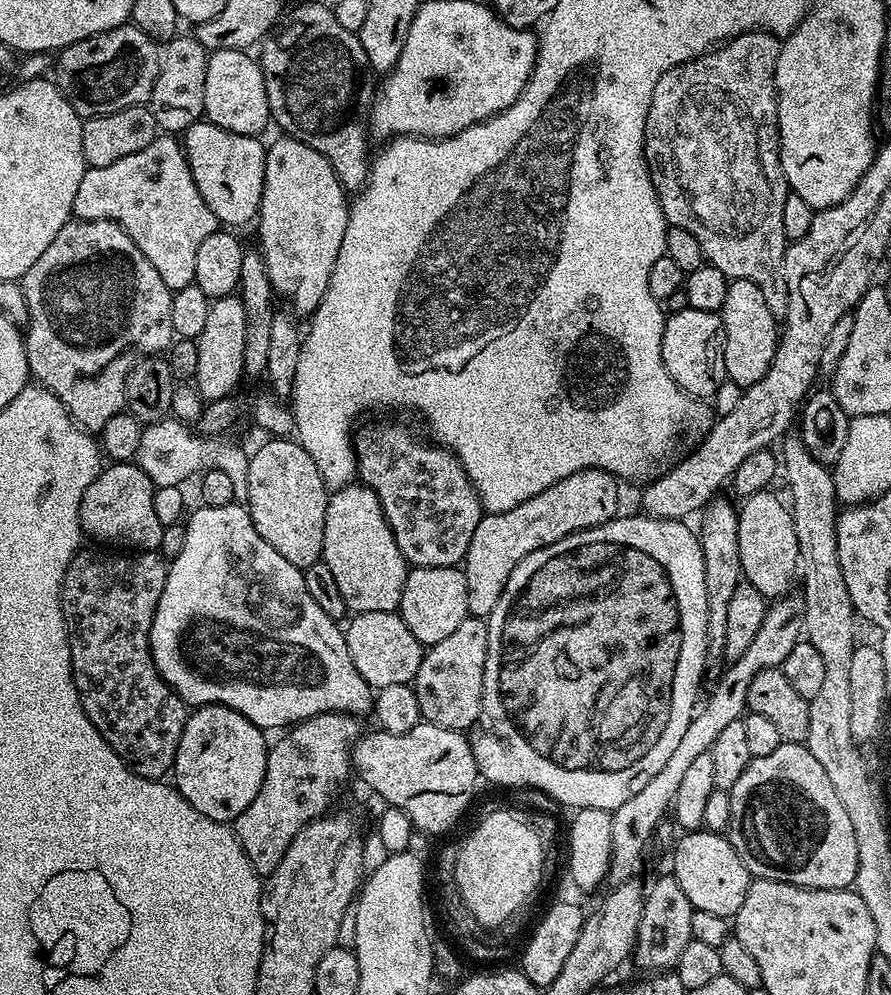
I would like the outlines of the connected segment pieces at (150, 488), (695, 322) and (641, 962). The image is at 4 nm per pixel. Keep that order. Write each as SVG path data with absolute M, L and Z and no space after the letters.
M112 462L101 467L94 482L86 486L86 494L82 494L81 529L96 540L105 540L108 546L125 544L128 550L159 549L165 525L154 514L156 490L152 479L135 462Z
M690 307L671 313L664 321L662 362L683 392L697 398L715 397L718 386L726 383L724 324L719 315Z
M665 874L661 880L656 880L647 889L644 897L644 913L636 939L634 961L640 968L652 968L648 970L668 970L675 965L677 958L686 950L691 942L690 914L693 911L690 898L682 894L682 886L678 886L676 877Z

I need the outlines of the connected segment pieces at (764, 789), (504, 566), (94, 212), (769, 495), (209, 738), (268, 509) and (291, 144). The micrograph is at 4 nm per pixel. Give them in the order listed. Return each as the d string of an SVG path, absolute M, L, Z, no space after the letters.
M782 742L778 750L773 750L771 754L754 756L746 770L742 770L742 778L734 782L728 797L730 822L726 835L738 858L742 858L753 877L786 882L799 888L822 890L851 889L855 885L858 874L858 838L854 838L854 826L826 770L822 770L822 762L810 754L807 743Z
M587 468L562 478L562 482L554 482L554 486L546 486L542 494L518 502L512 510L481 515L462 565L469 613L487 614L498 606L498 598L502 598L502 590L510 574L514 574L514 566L518 566L526 554L534 554L534 550L542 550L542 546L550 546L575 532L615 520L621 511L619 486L612 473Z
M160 134L146 150L138 150L138 154L130 154L121 158L111 166L88 168L82 174L82 182L78 182L78 194L74 194L72 214L78 220L112 220L146 254L150 266L162 274L162 282L170 289L181 288L195 281L194 261L198 259L198 246L202 246L205 238L218 231L218 221L214 210L206 206L198 186L194 182L194 174L190 172L188 159L184 153L183 143L172 134Z
M765 490L743 497L738 511L738 558L742 562L743 579L765 598L789 595L800 568L798 534L789 505L785 501L783 504L772 490Z
M206 704L197 707L191 713L182 730L182 738L178 742L176 762L174 765L174 787L177 792L198 810L198 814L206 814L219 824L236 821L254 802L258 790L262 790L262 778L266 778L266 758L268 757L269 741L264 741L265 729L254 726L250 718L238 714L238 710L230 710L221 704Z
M268 438L268 441L255 453L249 455L249 500L246 511L252 517L256 527L256 535L269 544L272 552L282 554L286 562L295 568L305 569L321 563L324 554L324 523L326 522L326 506L329 489L324 486L322 474L318 474L318 466L314 466L314 458L310 458L307 447L292 438Z
M287 134L279 138L267 145L264 154L258 247L264 253L273 293L289 300L297 313L311 314L322 302L334 274L342 234L346 234L350 200L330 162L318 150Z

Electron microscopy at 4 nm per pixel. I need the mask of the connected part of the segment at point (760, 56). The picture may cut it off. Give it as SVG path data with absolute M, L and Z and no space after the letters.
M767 30L744 32L734 36L723 46L709 51L703 56L676 64L658 80L654 94L651 98L650 110L644 123L644 156L651 174L652 185L655 186L656 195L660 205L663 206L665 221L674 228L689 230L704 251L707 263L714 265L722 274L732 280L749 280L760 286L766 298L766 306L770 306L770 314L783 318L788 309L788 291L784 281L784 256L788 241L783 229L783 207L790 194L788 180L784 176L780 158L780 128L777 126L777 100L776 100L776 68L781 41Z

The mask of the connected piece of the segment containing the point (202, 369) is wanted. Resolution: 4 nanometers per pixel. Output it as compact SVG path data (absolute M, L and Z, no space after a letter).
M239 295L223 296L210 303L210 314L206 314L206 327L194 341L196 347L196 388L204 402L226 400L245 379L244 355L246 354L246 306L240 301Z

